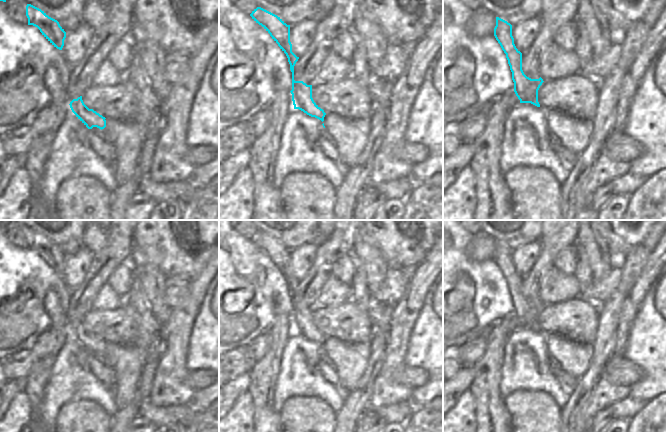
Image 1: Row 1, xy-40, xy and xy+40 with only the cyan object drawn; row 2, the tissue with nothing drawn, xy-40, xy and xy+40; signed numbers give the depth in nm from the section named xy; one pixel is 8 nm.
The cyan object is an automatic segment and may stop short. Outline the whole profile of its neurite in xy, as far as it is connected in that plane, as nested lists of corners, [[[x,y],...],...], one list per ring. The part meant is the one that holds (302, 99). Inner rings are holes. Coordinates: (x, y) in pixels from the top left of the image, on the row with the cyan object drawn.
[[[261,7],[254,9],[250,16],[270,34],[288,58],[292,72],[292,90],[290,92],[292,94],[294,109],[299,109],[307,115],[323,122],[326,113],[314,102],[312,98],[312,85],[307,85],[303,81],[294,80],[294,66],[299,57],[292,52],[290,25],[287,25],[277,15]]]

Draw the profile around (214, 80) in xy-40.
[[[219,58],[214,66],[212,76],[210,78],[210,86],[214,92],[219,96]]]

